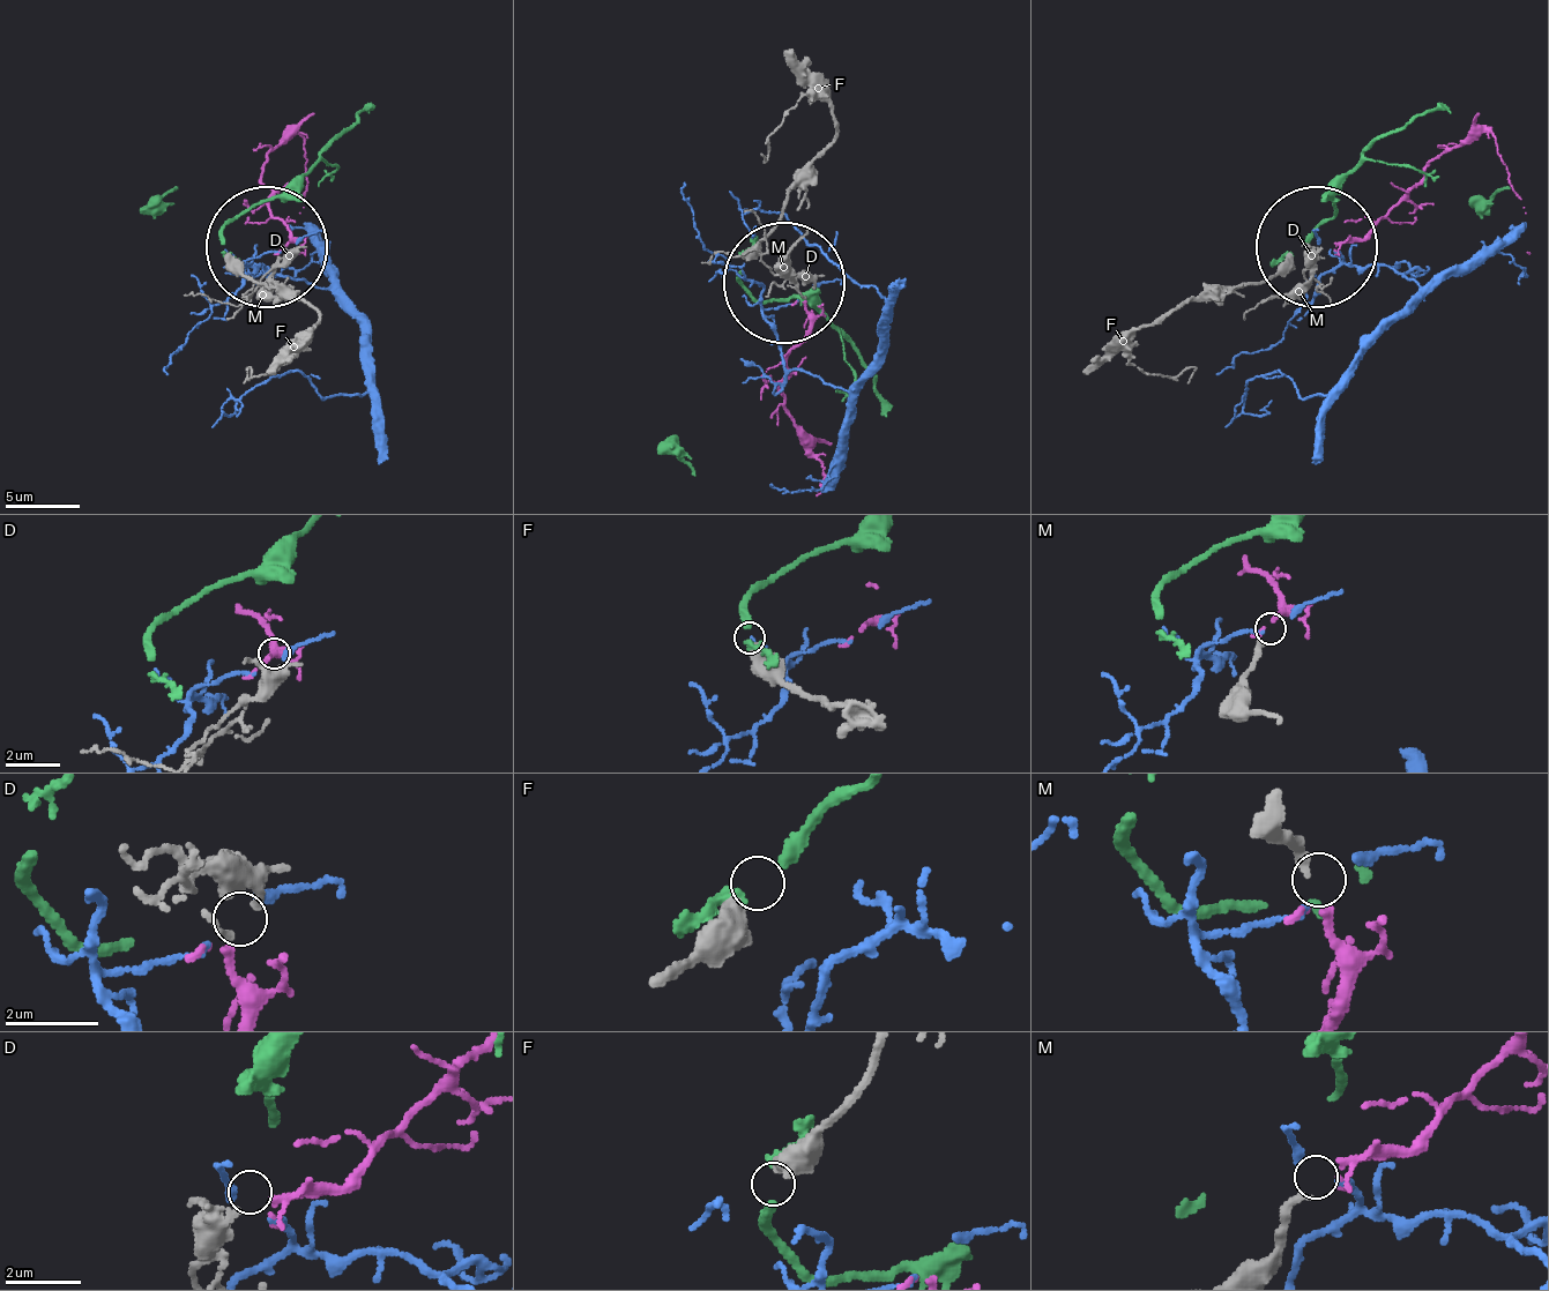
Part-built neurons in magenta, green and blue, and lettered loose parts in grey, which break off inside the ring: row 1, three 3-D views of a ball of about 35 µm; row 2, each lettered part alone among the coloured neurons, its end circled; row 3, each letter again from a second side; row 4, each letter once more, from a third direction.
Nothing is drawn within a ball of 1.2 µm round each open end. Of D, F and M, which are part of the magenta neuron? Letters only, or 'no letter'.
D

